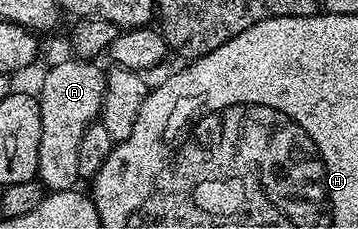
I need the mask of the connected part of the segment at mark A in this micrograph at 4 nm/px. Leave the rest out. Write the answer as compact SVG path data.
M69 59L58 61L42 77L42 93L37 94L40 107L40 159L38 160L37 180L51 193L59 193L65 189L74 189L79 184L78 168L80 155L78 144L89 125L99 120L102 111L102 100L106 94L106 73L90 59Z

